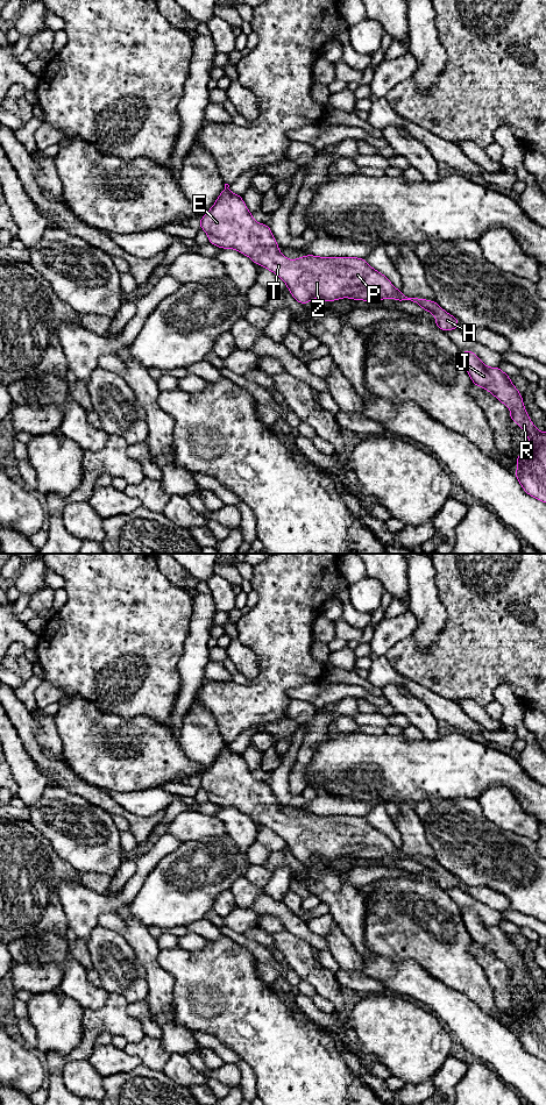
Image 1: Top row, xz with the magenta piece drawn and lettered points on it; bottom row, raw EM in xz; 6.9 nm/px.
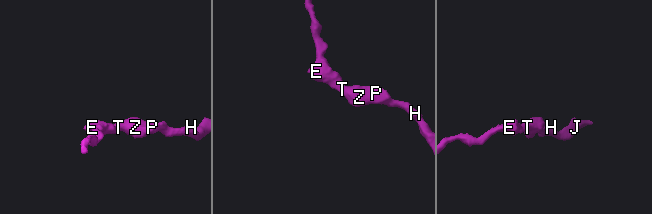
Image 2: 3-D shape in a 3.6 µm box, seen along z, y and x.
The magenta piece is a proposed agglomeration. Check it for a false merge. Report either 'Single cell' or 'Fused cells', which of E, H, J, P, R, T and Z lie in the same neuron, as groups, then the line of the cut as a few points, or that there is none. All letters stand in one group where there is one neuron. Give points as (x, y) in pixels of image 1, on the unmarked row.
Single cell. Groups: E H J P R T Z. No split

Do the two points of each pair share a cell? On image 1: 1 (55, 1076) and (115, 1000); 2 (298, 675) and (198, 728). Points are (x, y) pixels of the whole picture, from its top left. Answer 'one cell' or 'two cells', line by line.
1: one cell
2: two cells

